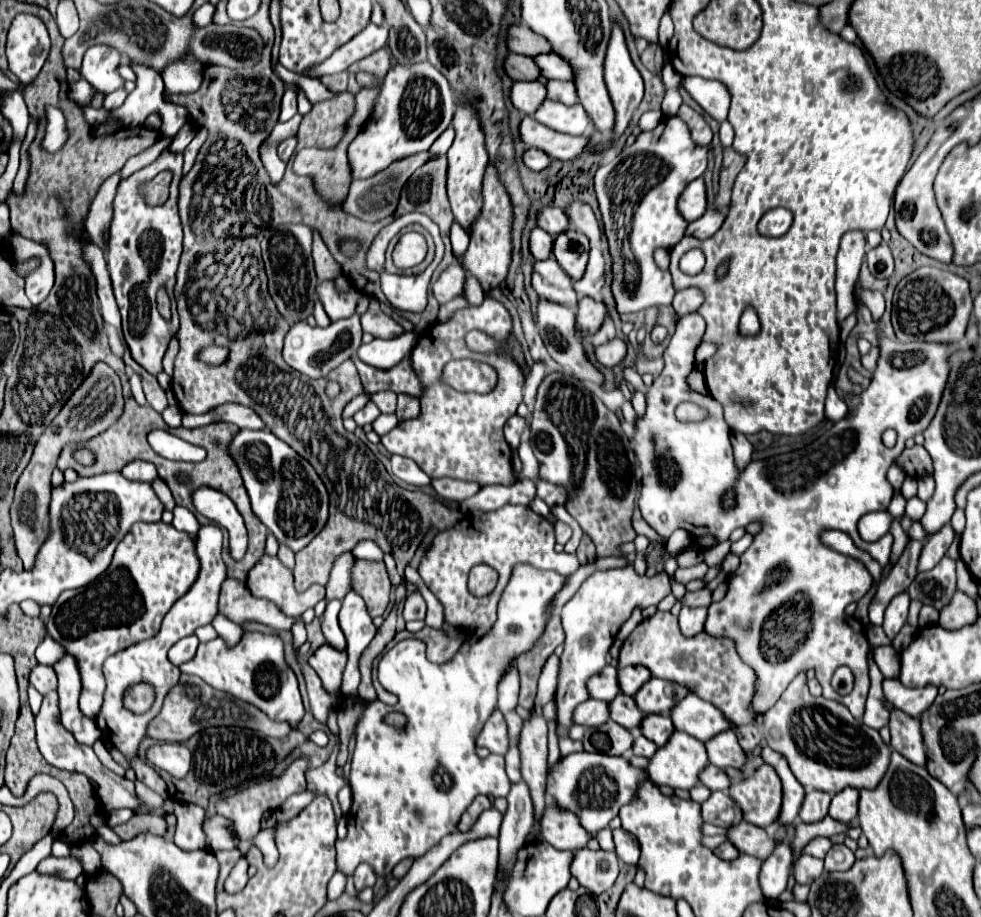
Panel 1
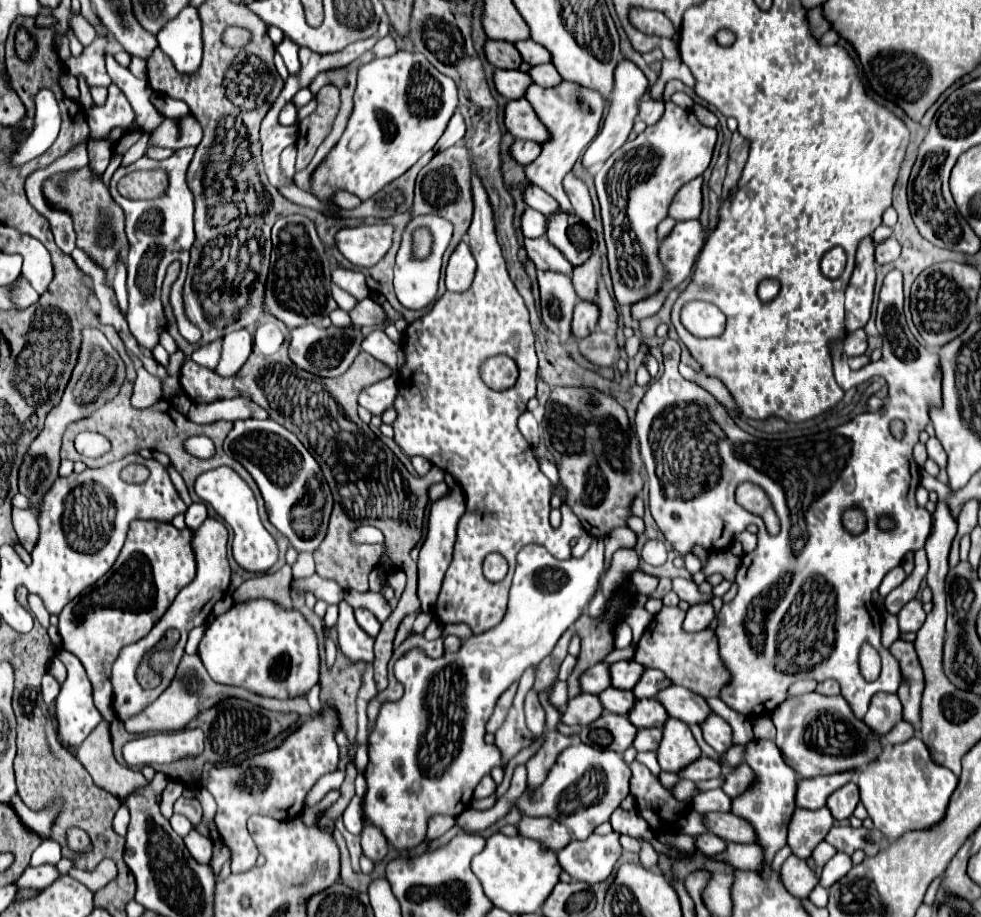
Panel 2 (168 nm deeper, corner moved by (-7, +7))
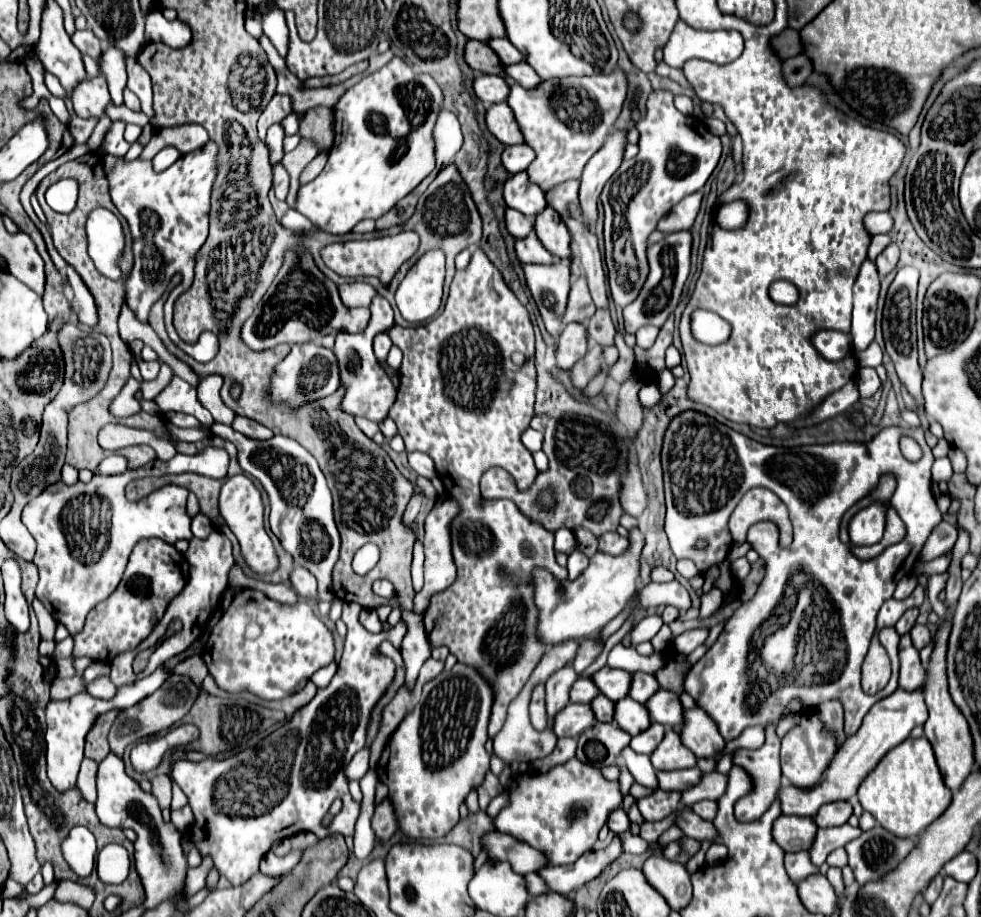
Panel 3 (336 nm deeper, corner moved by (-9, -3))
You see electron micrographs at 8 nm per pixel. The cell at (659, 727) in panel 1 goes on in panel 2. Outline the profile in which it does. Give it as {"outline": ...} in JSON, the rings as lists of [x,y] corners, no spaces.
{"outline":[[[637,699],[635,707],[631,707],[627,717],[637,729],[663,727],[663,723],[667,721],[667,711],[657,699]]]}

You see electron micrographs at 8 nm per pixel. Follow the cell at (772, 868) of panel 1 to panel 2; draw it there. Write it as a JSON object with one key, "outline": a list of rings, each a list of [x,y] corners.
{"outline":[[[791,855],[781,867],[781,879],[787,891],[799,899],[807,899],[809,893],[819,885],[819,875],[807,865],[805,859]]]}

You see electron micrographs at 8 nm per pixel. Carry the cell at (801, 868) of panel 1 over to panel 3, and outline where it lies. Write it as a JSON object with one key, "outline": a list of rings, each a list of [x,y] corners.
{"outline":[[[835,849],[833,853],[829,853],[827,865],[829,867],[845,867],[847,865],[847,853],[845,853],[845,849]]]}

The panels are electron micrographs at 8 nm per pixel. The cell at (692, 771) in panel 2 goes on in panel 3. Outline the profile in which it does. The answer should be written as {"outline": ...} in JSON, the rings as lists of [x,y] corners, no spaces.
{"outline":[[[699,767],[673,771],[673,773],[657,773],[659,785],[665,791],[687,791],[695,787],[701,781],[701,777],[703,777],[703,771]]]}

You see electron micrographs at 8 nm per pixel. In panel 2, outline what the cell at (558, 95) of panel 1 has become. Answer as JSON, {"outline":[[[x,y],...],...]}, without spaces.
{"outline":[[[551,63],[533,65],[533,67],[529,69],[529,73],[531,73],[533,83],[537,83],[537,85],[541,85],[541,87],[553,87],[553,85],[557,85],[557,83],[561,81],[559,73],[555,71],[555,67],[553,67]]]}

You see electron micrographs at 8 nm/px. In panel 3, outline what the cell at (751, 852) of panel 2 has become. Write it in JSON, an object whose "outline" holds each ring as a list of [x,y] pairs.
{"outline":[[[617,809],[617,811],[613,811],[613,813],[611,813],[611,817],[609,817],[607,825],[609,825],[609,829],[611,829],[613,833],[617,833],[617,835],[619,835],[619,833],[629,831],[631,821],[629,821],[629,817],[627,817],[627,813],[625,813],[623,809]]]}

